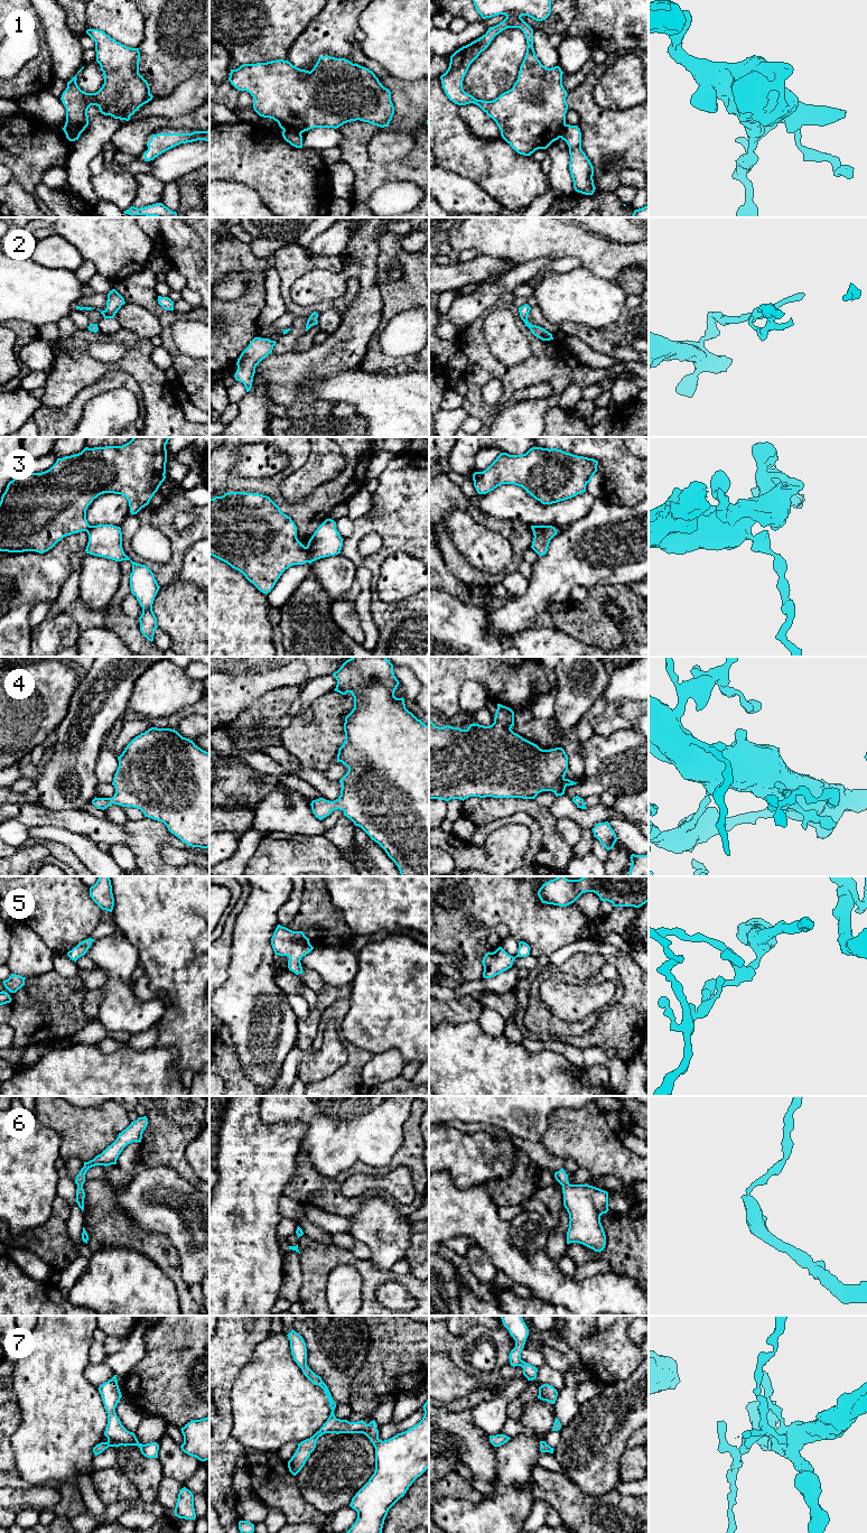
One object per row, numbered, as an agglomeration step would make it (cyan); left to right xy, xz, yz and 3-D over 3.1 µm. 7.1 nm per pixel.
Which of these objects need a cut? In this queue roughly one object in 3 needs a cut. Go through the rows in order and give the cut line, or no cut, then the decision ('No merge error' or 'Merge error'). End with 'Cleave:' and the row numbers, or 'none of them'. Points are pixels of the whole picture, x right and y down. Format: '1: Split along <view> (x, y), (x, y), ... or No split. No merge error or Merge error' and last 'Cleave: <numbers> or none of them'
1: Split along xy (65, 124), (76, 127), (81, 132). Merge error
2: No split. No merge error
3: Split along xz (306, 547), (308, 561). Merge error
4: No split. No merge error
5: No split. No merge error
6: No split. No merge error
7: No split. No merge error
Cleave: 1, 3

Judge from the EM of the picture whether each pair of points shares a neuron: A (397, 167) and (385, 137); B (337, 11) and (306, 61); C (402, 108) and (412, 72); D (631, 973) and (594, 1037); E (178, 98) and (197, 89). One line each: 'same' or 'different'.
A: different
B: same
C: different
D: same
E: same

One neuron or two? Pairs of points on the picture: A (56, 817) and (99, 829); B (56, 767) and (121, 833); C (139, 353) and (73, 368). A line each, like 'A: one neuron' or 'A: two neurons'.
A: one neuron
B: two neurons
C: one neuron

